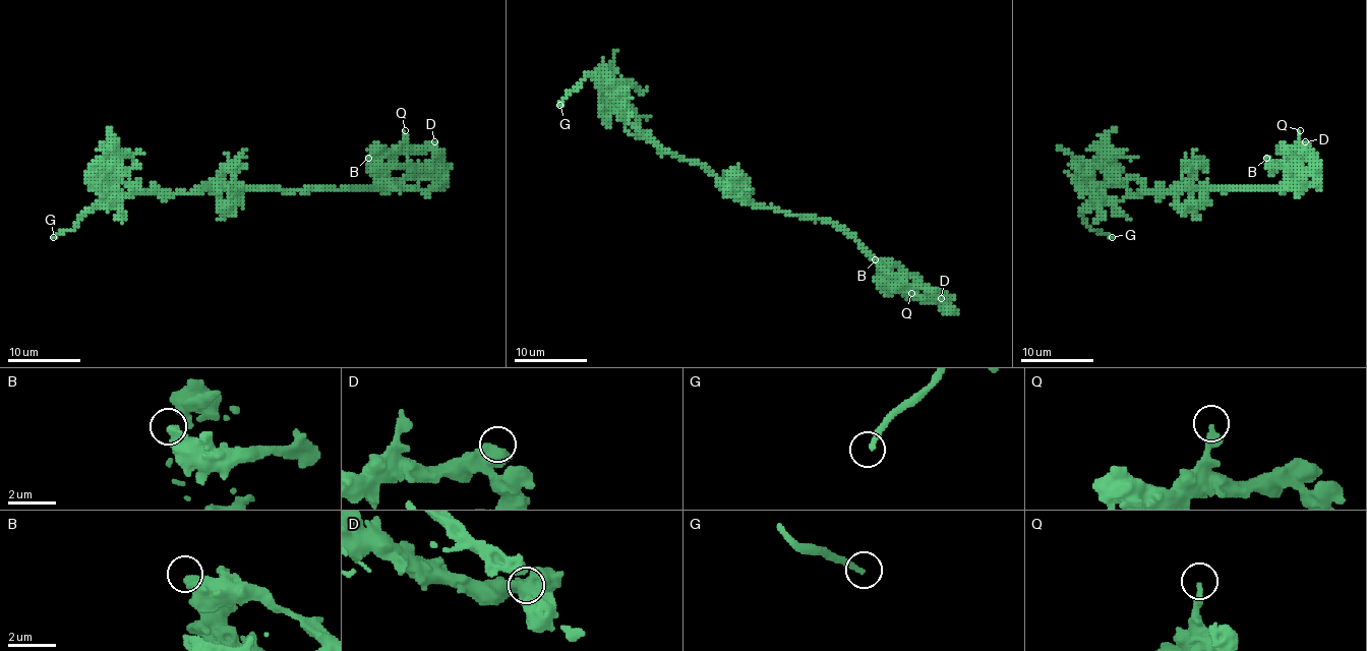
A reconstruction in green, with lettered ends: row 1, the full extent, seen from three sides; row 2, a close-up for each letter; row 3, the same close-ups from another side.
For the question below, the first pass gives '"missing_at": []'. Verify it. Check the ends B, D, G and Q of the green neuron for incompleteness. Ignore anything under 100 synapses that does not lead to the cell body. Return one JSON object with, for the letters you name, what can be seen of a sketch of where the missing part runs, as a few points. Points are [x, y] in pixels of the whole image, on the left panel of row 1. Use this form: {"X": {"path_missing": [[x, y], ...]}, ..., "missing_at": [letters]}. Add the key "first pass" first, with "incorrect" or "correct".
{"first pass": "incorrect", "G": {"path_missing": [[53, 237], [39, 256], [46, 292], [70, 318], [64, 320], [20, 309], [13, 313], [17, 317]]}, "missing_at": ["G"]}

